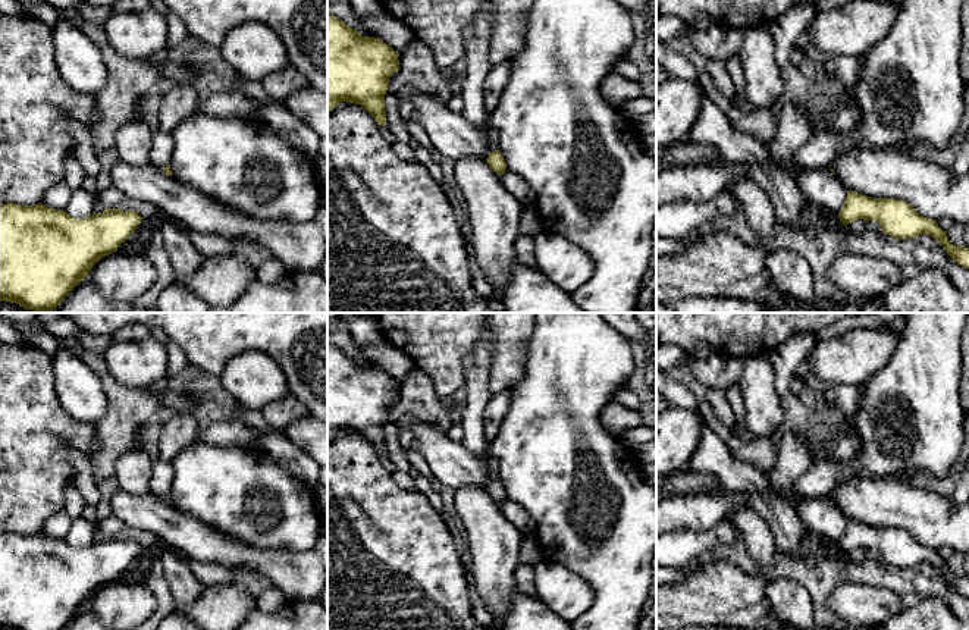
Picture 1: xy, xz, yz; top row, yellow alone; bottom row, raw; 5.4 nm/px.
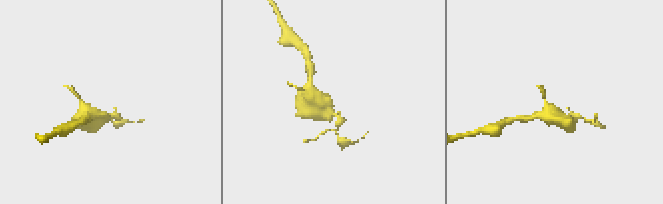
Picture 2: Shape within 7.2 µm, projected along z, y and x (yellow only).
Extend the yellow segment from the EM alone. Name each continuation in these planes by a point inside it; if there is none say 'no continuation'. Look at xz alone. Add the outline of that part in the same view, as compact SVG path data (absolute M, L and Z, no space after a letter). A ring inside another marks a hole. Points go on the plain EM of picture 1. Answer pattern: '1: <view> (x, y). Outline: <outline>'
1: xz (494, 464). Outline: M487 448L487 463L489 463L489 467L490 467L490 479L492 480L496 480L498 479L498 473L499 473L499 463L498 460L493 457L493 454L489 451Z

